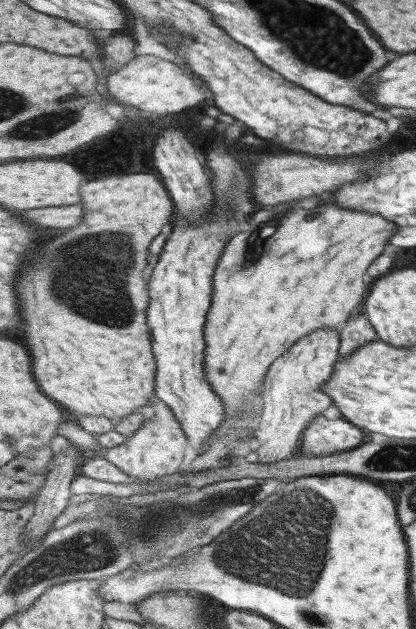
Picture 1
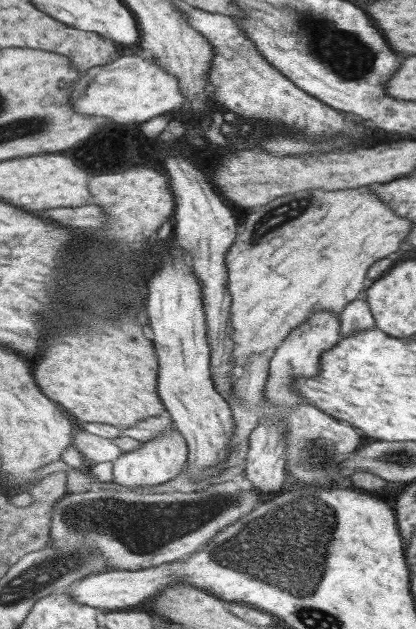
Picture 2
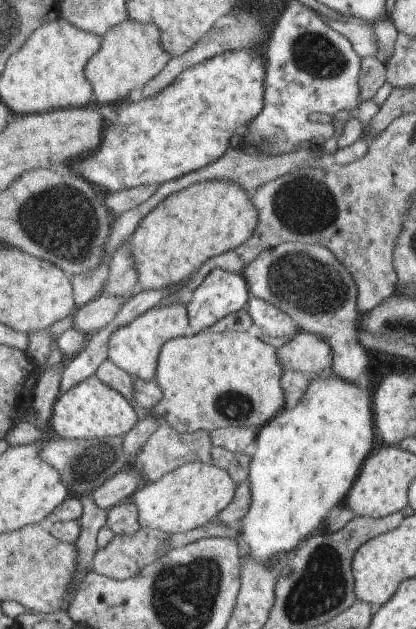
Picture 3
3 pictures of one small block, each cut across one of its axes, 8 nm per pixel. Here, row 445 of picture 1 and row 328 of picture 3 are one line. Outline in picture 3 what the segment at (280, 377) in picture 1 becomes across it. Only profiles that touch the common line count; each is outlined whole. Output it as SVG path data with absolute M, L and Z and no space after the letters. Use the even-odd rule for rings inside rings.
M251 298L249 300L249 316L253 320L255 330L265 336L265 338L297 338L301 326L297 326L297 322L287 316L285 312L281 312L279 308L275 308L273 304L259 300L259 298Z

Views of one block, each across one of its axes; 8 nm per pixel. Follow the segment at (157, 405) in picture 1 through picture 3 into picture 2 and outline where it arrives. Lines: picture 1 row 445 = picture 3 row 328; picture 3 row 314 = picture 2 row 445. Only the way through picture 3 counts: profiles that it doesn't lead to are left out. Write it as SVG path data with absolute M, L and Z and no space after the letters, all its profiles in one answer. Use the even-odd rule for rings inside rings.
M167 430L143 444L141 450L123 452L115 462L115 484L123 484L127 488L157 488L161 484L169 484L181 476L181 472L189 466L189 442L177 430Z

